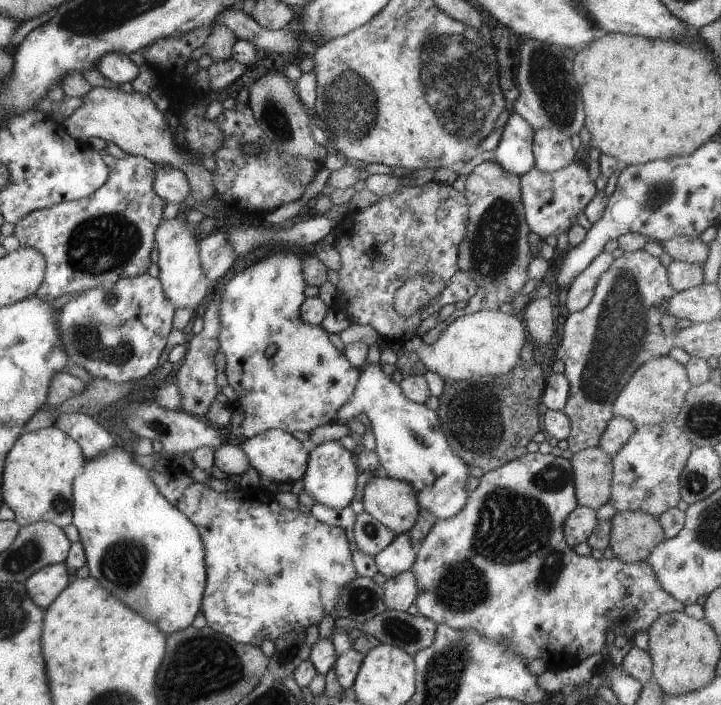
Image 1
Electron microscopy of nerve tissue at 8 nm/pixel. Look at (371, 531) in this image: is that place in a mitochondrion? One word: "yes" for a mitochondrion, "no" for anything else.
yes

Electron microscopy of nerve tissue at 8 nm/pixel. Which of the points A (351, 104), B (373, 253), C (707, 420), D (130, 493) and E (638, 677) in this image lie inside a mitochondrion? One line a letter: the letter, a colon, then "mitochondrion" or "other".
A: mitochondrion
B: mitochondrion
C: mitochondrion
D: other
E: other

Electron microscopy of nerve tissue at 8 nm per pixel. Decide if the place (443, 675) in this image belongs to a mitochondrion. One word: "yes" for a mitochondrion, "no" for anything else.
yes

